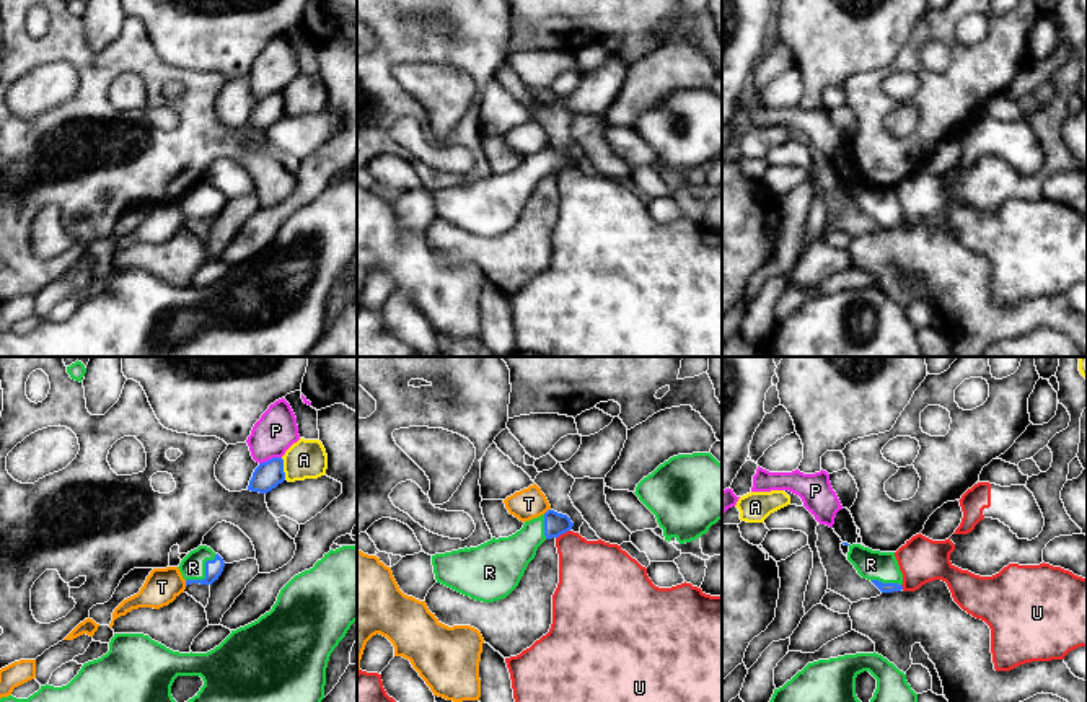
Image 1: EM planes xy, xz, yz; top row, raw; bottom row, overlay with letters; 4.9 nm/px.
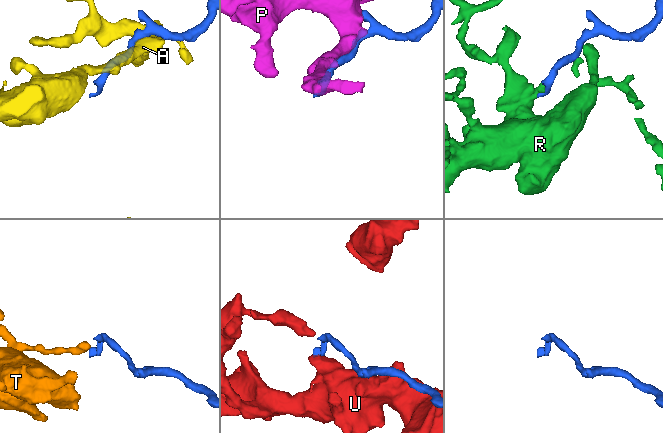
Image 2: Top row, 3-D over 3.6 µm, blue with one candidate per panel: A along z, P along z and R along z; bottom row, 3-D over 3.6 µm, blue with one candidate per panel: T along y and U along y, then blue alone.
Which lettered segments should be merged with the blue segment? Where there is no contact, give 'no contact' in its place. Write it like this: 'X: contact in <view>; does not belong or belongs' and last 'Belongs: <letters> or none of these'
A: contact in xy; does not belong
P: contact in xy; does not belong
R: contact in xy; belongs
T: contact in xz; does not belong
U: contact in xz; does not belong
Belongs: R

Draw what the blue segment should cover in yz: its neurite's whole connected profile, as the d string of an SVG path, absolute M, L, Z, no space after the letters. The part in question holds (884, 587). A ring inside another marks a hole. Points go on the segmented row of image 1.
M849 544L847 560L862 578L870 580L882 593L903 590L903 573L895 552L880 552L860 544Z

